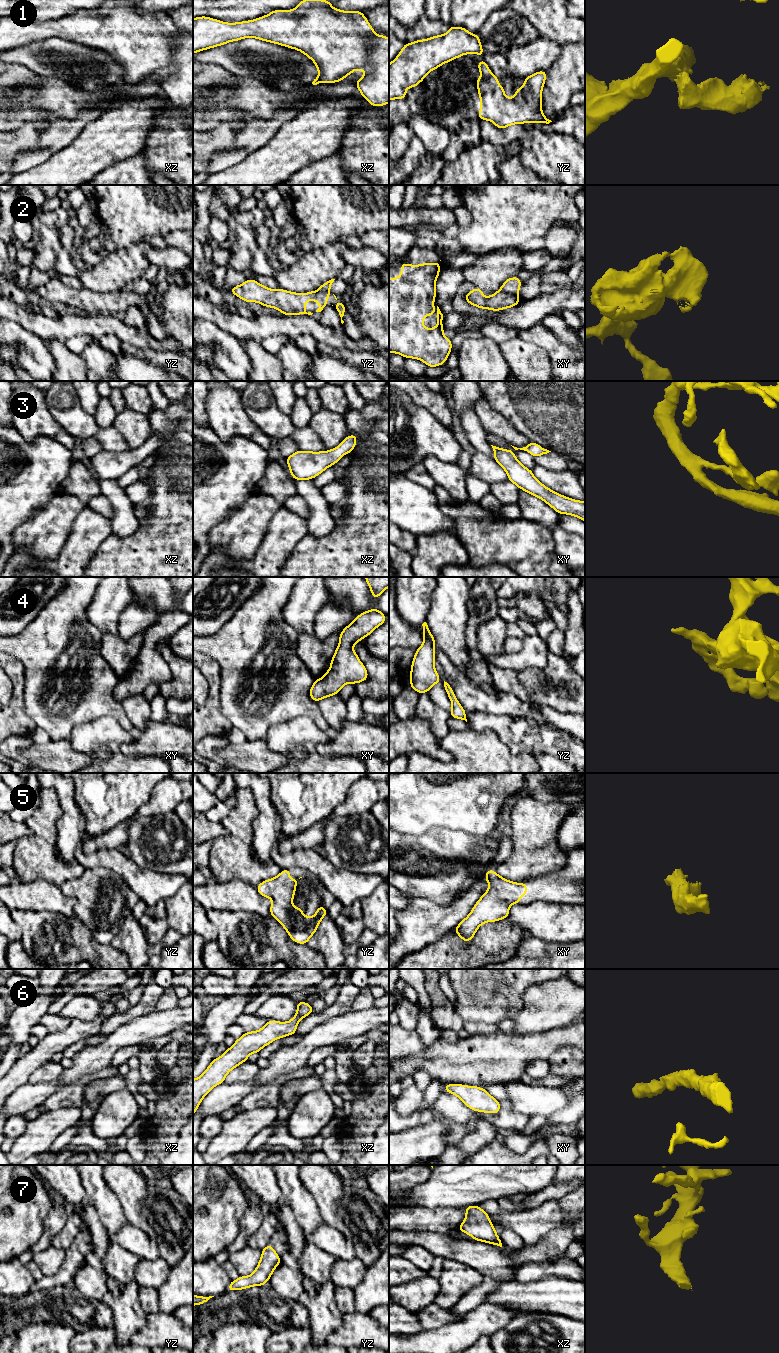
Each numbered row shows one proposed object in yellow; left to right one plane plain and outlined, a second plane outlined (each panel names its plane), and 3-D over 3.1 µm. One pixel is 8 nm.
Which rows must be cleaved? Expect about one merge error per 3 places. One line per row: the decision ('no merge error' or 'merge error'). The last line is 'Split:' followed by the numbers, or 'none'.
1: merge error
2: merge error
3: no merge error
4: no merge error
5: no merge error
6: no merge error
7: no merge error
Split: 1, 2

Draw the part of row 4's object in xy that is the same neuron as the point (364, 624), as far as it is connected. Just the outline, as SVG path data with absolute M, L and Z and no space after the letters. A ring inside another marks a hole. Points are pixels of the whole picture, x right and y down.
M374 607L355 617L354 621L342 630L330 669L321 679L315 679L310 688L309 695L313 701L317 703L323 698L338 694L345 684L357 684L368 679L366 667L352 649L357 642L369 636L387 619Z

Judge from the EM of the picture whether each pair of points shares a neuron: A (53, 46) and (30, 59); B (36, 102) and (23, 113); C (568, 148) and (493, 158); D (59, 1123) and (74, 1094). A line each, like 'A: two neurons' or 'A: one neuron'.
A: one neuron
B: two neurons
C: two neurons
D: two neurons

